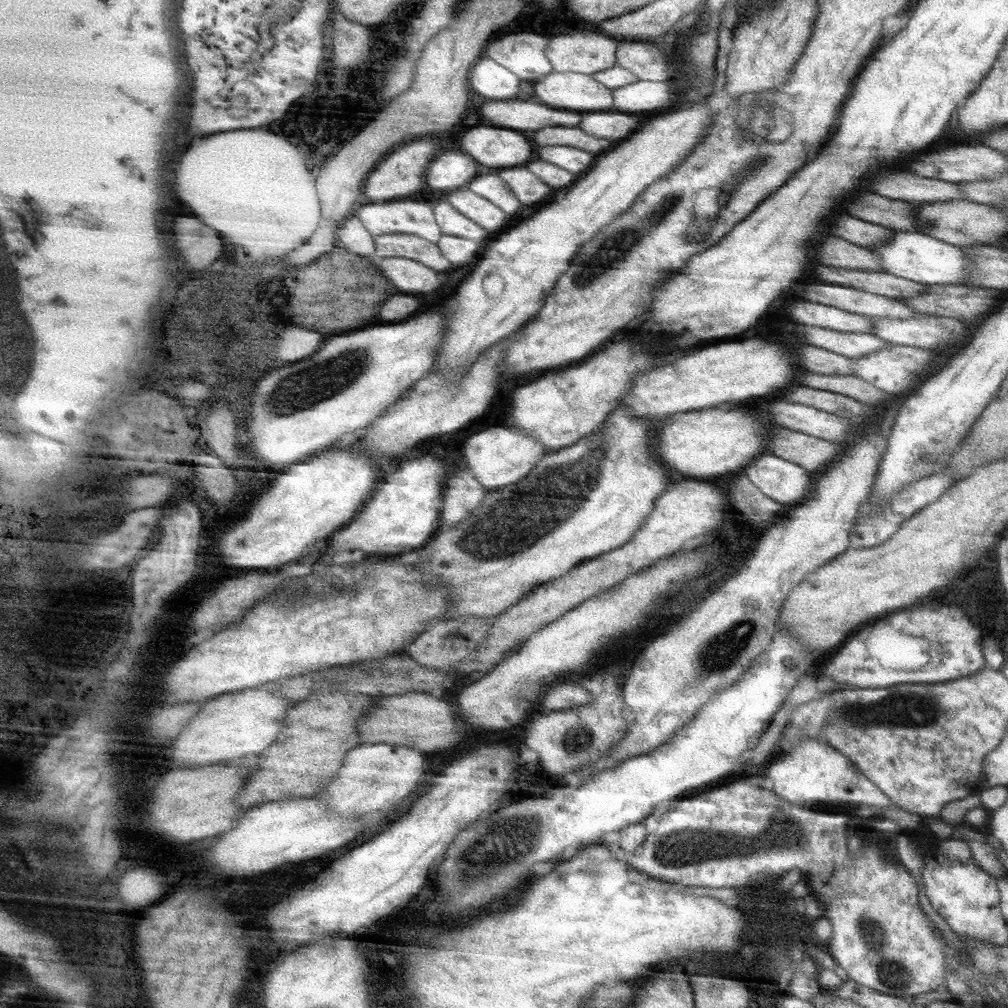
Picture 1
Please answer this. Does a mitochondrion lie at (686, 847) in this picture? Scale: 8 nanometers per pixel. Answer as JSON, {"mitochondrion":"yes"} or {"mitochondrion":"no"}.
{"mitochondrion":"yes"}

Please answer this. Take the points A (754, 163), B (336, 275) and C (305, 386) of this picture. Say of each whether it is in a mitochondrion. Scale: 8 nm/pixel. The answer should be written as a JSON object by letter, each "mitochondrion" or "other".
{"A":"mitochondrion","B":"other","C":"mitochondrion"}

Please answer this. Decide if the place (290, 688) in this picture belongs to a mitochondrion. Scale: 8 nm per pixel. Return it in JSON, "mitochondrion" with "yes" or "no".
{"mitochondrion":"no"}

